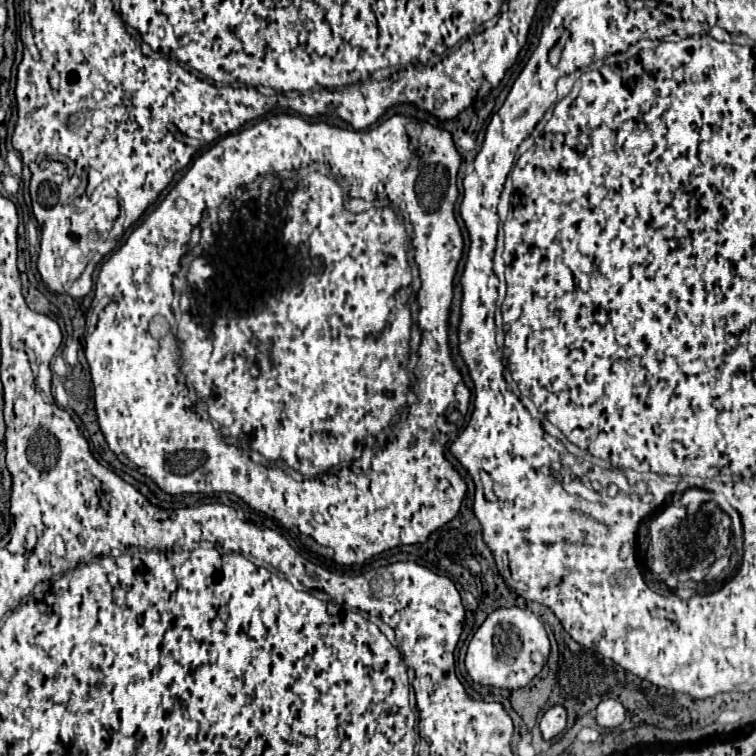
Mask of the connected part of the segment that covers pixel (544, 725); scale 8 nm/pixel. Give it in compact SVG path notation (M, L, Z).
M564 706L548 708L540 720L540 730L544 740L556 738L564 728L566 728L566 708Z

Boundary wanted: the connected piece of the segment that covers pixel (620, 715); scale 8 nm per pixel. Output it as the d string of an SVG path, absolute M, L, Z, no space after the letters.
M602 700L596 708L596 722L598 726L602 728L616 728L624 722L624 716L626 716L626 710L624 706L618 702L618 700Z

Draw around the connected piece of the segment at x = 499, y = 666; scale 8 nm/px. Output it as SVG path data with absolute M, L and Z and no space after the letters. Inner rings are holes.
M518 606L494 610L476 630L468 644L466 670L474 682L482 686L496 686L516 690L526 686L546 664L550 654L550 640L544 624L530 610Z

